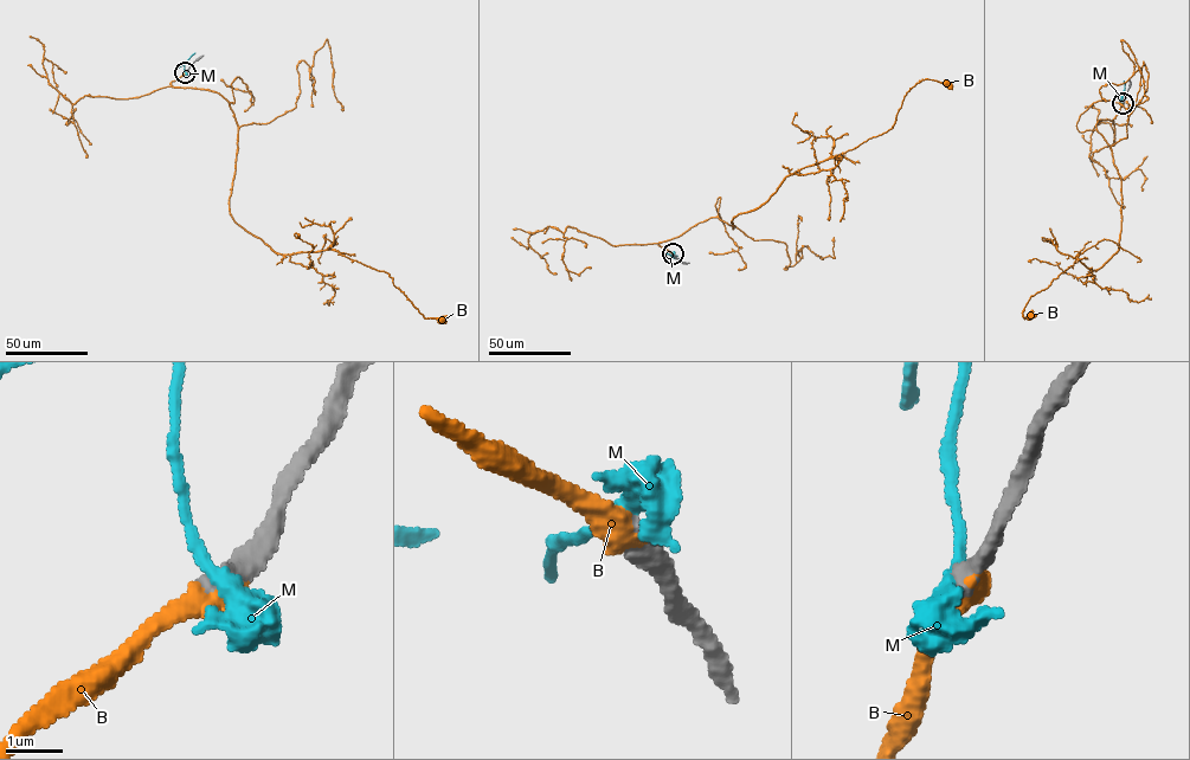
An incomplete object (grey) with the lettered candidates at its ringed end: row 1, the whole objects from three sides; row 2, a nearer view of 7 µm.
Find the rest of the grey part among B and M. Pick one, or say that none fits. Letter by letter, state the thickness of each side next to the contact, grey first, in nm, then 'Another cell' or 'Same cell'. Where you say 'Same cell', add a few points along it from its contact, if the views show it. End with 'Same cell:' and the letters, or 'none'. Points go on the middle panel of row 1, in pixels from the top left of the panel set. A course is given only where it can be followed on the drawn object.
B: Thickness 440 nm (grey) against 480 nm. Same cell. Its course: (674, 253), (658, 244), (709, 218), (733, 229), (788, 176), (891, 129), (921, 79), (949, 84)
M: Thickness 440 nm (grey) against 280 nm. Another cell
Same cell: B

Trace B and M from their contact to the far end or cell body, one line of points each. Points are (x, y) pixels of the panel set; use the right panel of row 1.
B: (1123, 103), (1095, 124), (1120, 180), (1119, 250), (1093, 270), (1076, 259), (1030, 297), (1022, 314), (1031, 315)
M: (1123, 103), (1124, 81)

